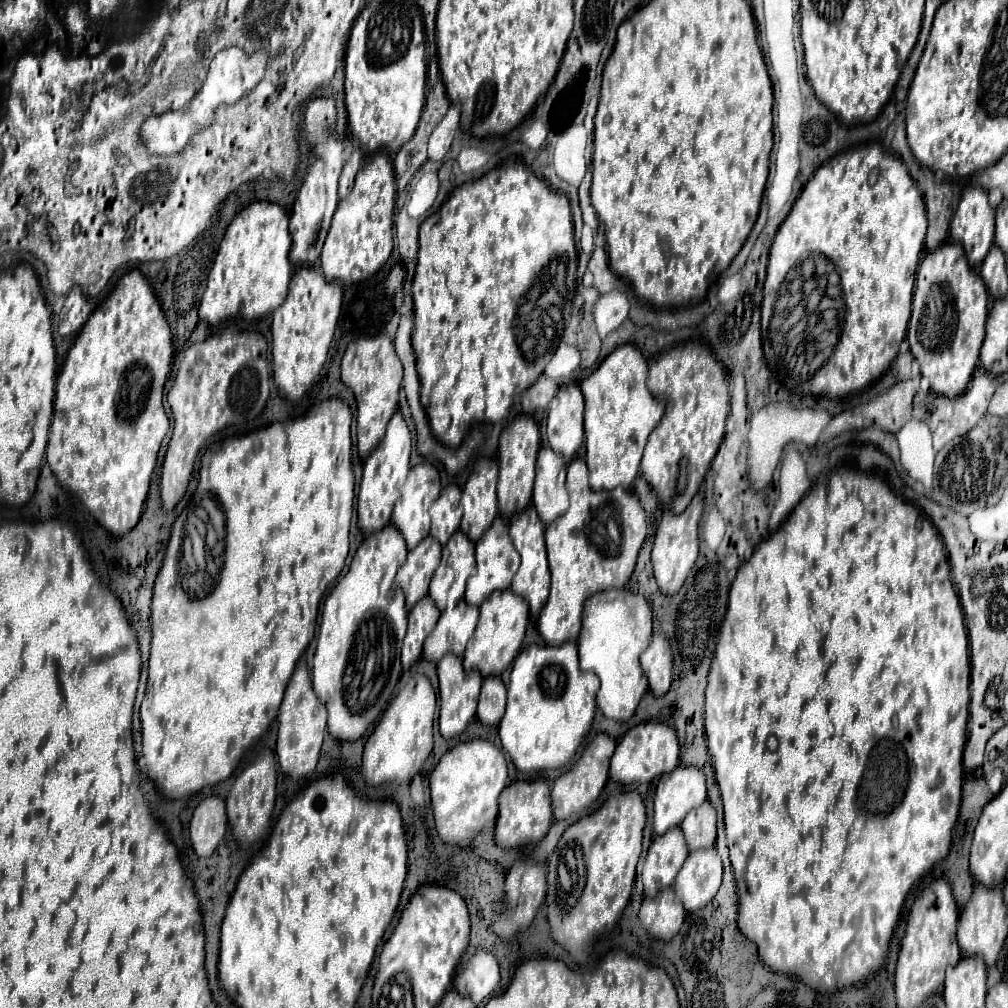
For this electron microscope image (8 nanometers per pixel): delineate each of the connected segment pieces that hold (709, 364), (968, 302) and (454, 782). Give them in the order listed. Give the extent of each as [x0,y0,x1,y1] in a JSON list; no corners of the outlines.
[[641,342,729,514],[907,240,989,398],[429,740,507,844]]

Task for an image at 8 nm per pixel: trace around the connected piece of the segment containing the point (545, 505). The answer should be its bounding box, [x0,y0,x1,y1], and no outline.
[533,446,569,524]

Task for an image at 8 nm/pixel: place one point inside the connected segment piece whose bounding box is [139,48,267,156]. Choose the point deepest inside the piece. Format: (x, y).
(167, 134)

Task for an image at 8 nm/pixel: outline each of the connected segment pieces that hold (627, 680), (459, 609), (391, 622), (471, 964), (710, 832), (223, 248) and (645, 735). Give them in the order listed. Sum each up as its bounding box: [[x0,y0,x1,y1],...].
[[577,590,653,720],[423,600,479,662],[313,524,407,740],[453,948,499,1004],[681,800,715,850],[199,202,293,328],[609,722,679,784]]

